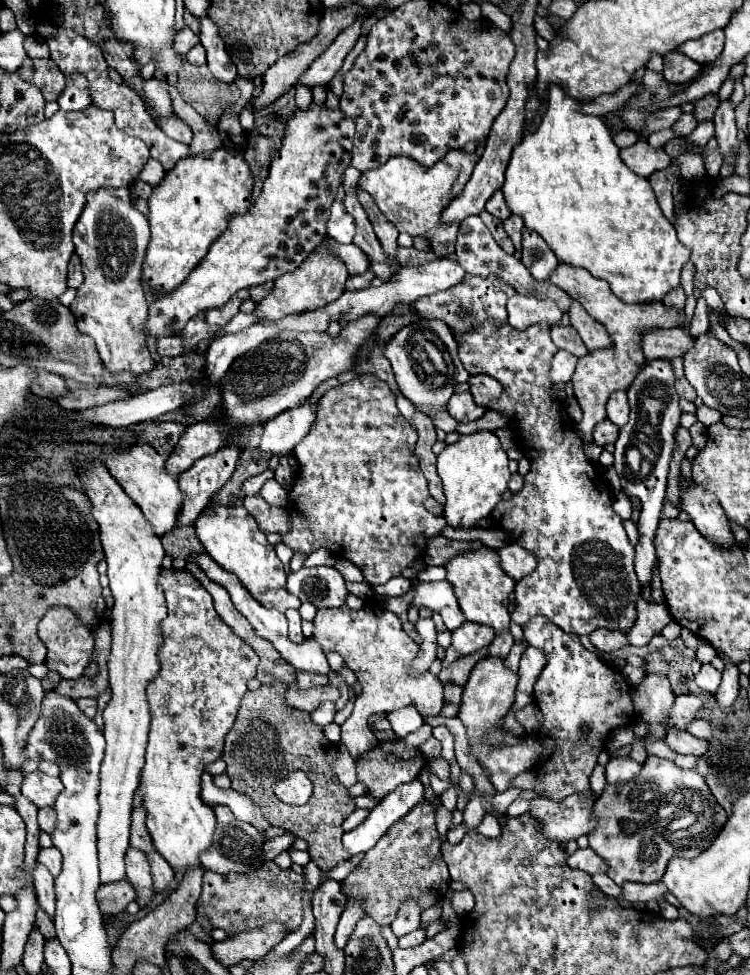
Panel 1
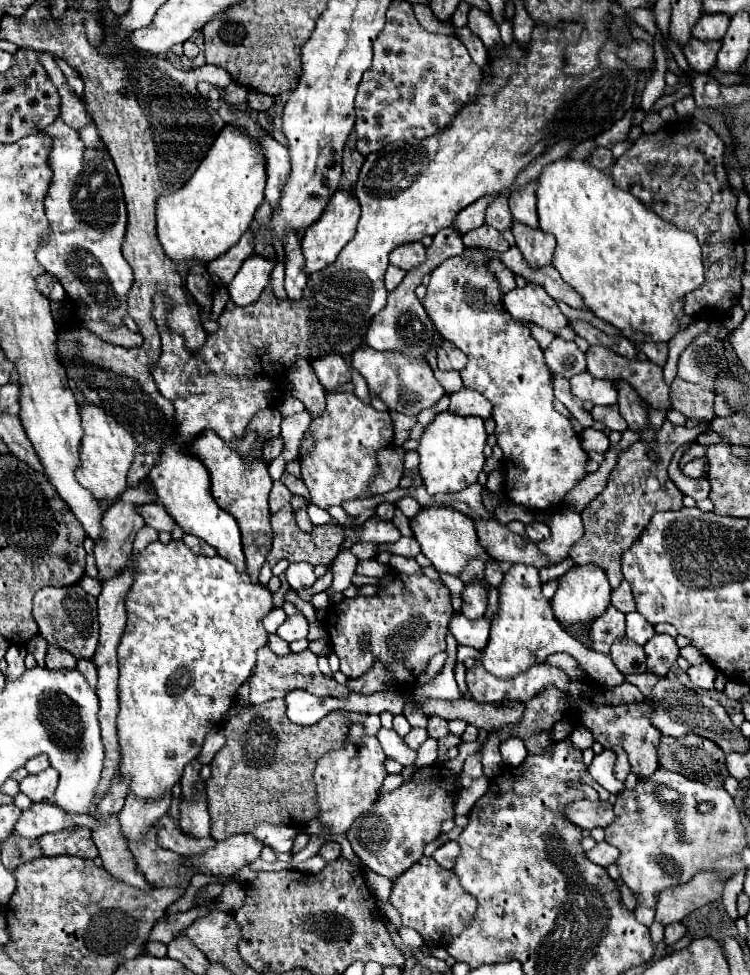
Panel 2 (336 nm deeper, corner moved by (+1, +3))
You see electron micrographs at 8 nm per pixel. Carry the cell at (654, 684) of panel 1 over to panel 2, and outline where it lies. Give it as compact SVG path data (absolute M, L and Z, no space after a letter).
M654 633L652 641L644 645L648 671L654 675L666 675L670 665L678 659L678 647L674 637L664 633Z

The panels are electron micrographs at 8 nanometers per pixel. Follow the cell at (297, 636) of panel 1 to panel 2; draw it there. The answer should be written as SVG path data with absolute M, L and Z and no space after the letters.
M304 615L286 617L286 621L278 627L278 635L288 643L296 639L304 639L308 635L308 621L304 619Z

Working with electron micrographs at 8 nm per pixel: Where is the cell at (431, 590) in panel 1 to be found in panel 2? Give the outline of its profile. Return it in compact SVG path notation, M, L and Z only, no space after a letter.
M454 615L450 621L450 631L456 637L458 645L468 645L474 649L484 649L490 635L490 621L480 617L476 621L466 619L464 615Z

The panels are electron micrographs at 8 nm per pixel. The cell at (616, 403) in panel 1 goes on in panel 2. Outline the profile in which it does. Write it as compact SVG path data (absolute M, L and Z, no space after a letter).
M588 371L570 379L570 391L582 401L592 401L594 405L616 405L618 393L614 383L608 379L596 379Z

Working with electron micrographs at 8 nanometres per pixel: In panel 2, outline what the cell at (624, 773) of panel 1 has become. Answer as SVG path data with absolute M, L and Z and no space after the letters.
M604 749L600 755L594 755L592 765L588 767L588 771L590 771L592 779L594 779L598 785L602 785L606 791L610 791L610 793L620 793L620 791L624 789L624 783L620 783L620 781L614 779L614 773L612 773L614 763L616 763L616 755L614 755L612 751Z

